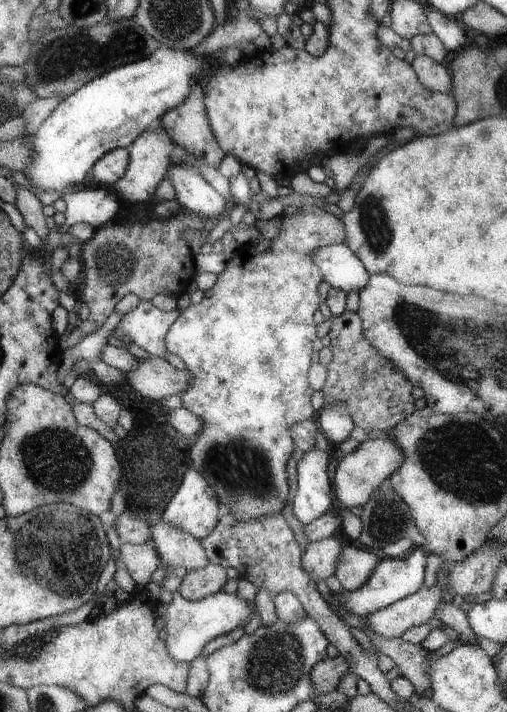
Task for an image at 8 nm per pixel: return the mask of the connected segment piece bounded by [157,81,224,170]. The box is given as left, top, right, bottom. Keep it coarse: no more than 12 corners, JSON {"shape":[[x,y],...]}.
{"shape":[[191,82],[185,100],[157,123],[176,149],[215,168],[215,142],[203,85]]}

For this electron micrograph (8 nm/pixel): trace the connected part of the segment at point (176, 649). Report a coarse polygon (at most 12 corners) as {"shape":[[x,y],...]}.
{"shape":[[236,592],[158,601],[173,660],[189,663],[255,609]]}

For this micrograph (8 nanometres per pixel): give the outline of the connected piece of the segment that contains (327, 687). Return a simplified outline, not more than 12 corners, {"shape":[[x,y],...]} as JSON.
{"shape":[[339,654],[316,662],[309,674],[315,694],[335,690],[348,672]]}

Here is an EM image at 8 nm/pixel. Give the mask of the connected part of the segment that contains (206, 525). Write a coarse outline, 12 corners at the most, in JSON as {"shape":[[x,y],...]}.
{"shape":[[197,470],[164,504],[167,526],[201,540],[223,509]]}

